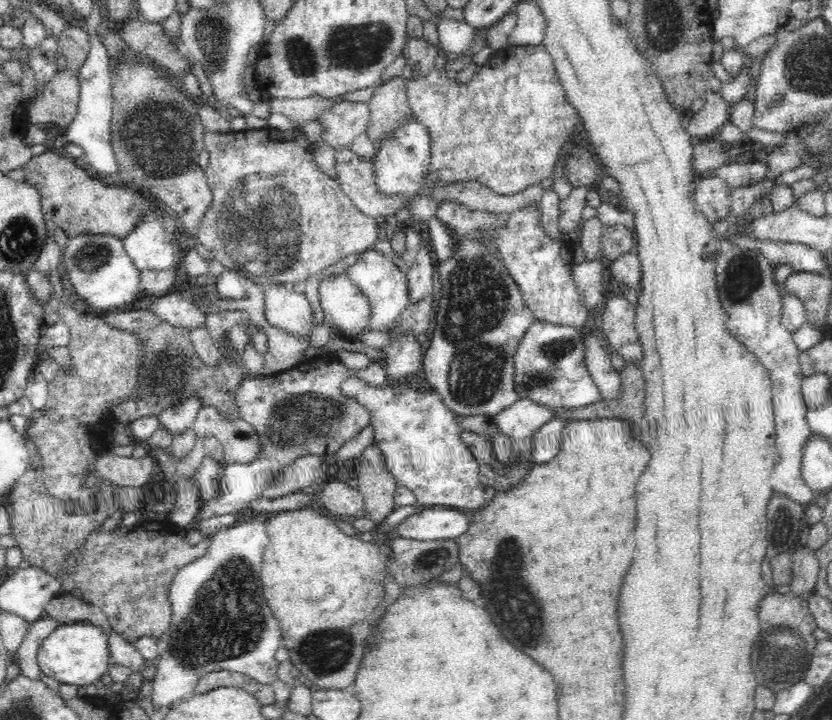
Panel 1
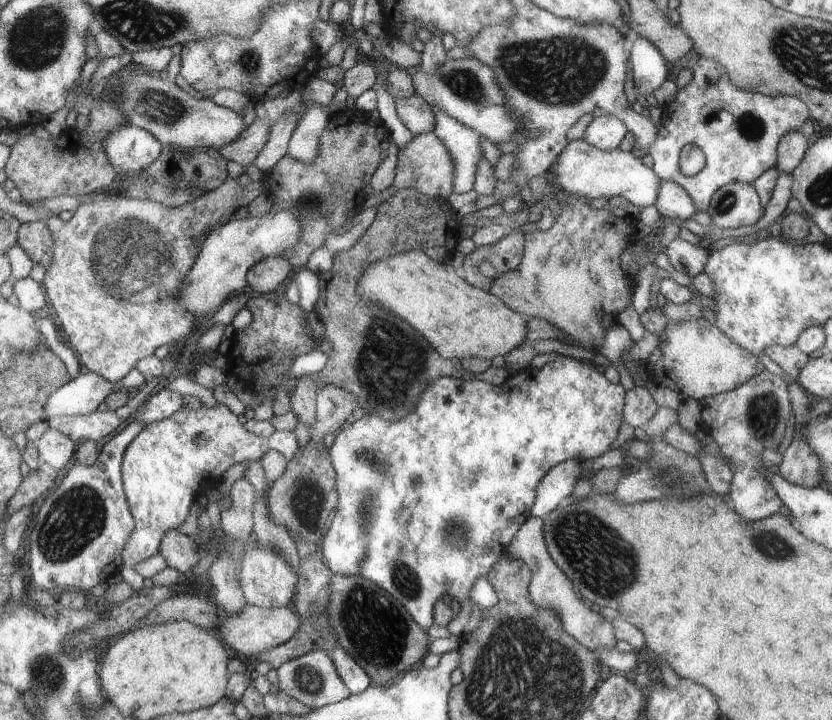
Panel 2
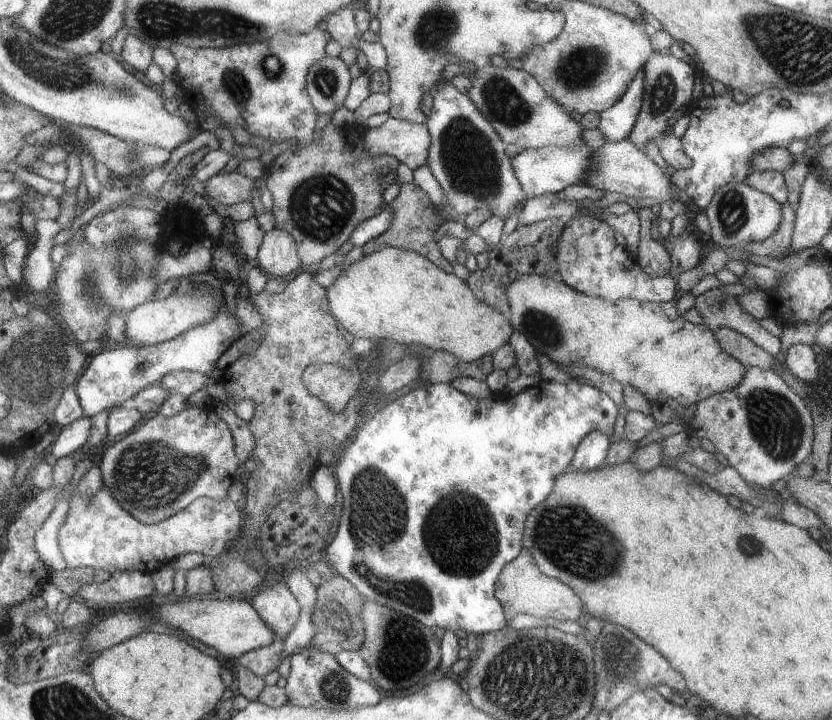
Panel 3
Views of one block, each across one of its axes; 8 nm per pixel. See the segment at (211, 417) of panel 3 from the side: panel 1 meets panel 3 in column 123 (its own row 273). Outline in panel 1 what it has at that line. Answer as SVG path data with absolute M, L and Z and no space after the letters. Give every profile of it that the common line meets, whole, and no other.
M449 201L440 203L435 215L457 234L458 246L448 260L439 264L442 287L436 312L437 325L424 354L421 375L429 386L434 386L441 394L446 407L454 410L454 413L466 417L481 414L495 418L501 410L519 400L514 383L515 355L524 333L535 318L526 306L519 286L506 273L498 257L494 257L493 250L485 240L490 230L502 225L502 218L496 213L466 209L461 204Z

